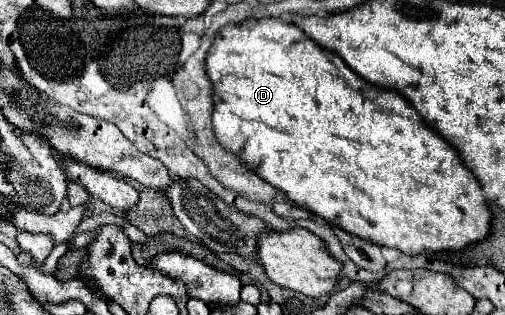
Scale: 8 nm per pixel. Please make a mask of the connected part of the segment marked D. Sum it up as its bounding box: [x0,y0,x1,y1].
[207,18,489,254]

